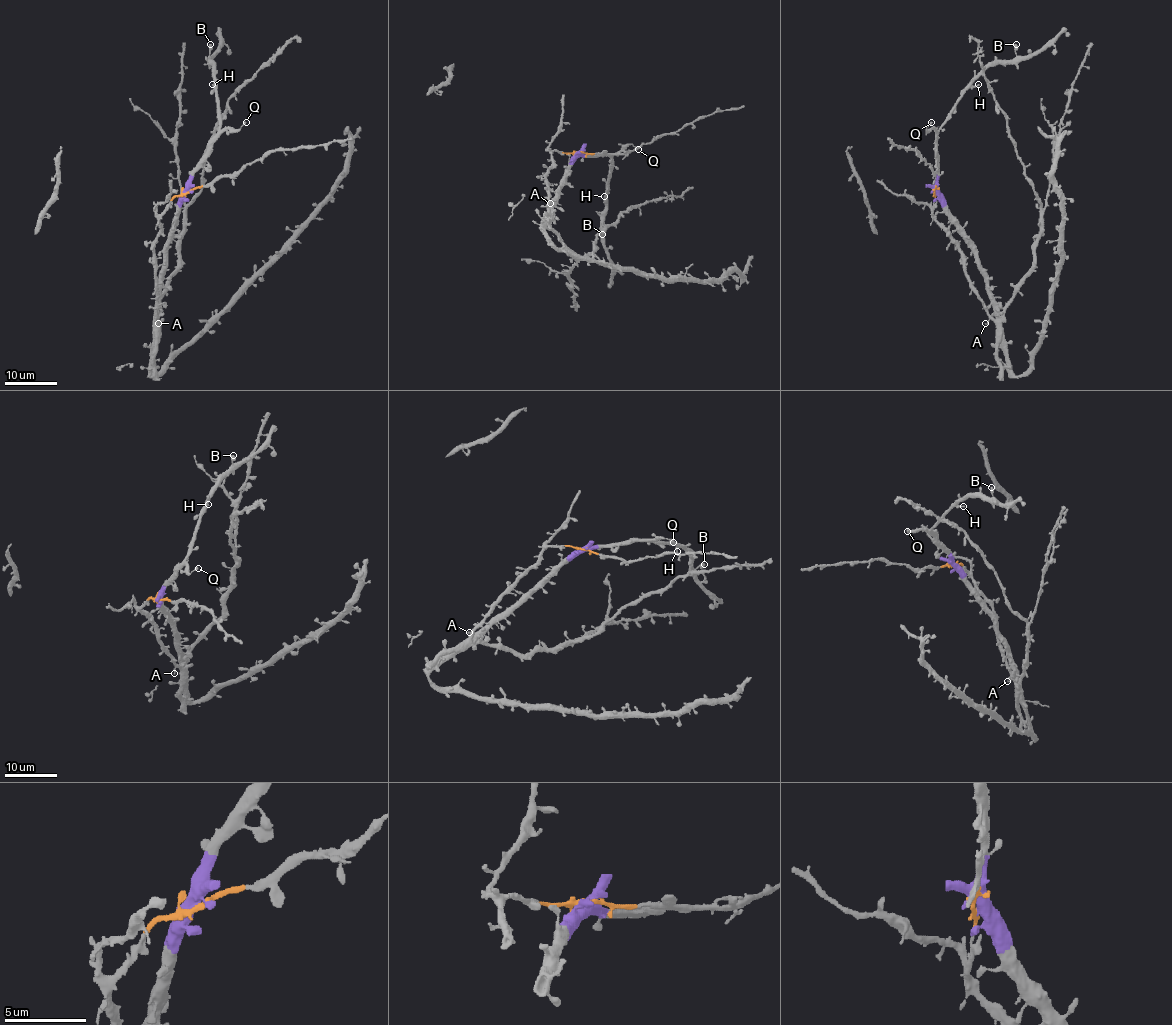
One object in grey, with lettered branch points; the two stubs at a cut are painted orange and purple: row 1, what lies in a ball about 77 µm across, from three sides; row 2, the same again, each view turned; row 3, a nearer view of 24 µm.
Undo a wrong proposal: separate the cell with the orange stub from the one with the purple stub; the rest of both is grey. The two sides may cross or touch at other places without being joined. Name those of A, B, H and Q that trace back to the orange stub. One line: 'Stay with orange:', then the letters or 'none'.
Stay with orange: A

